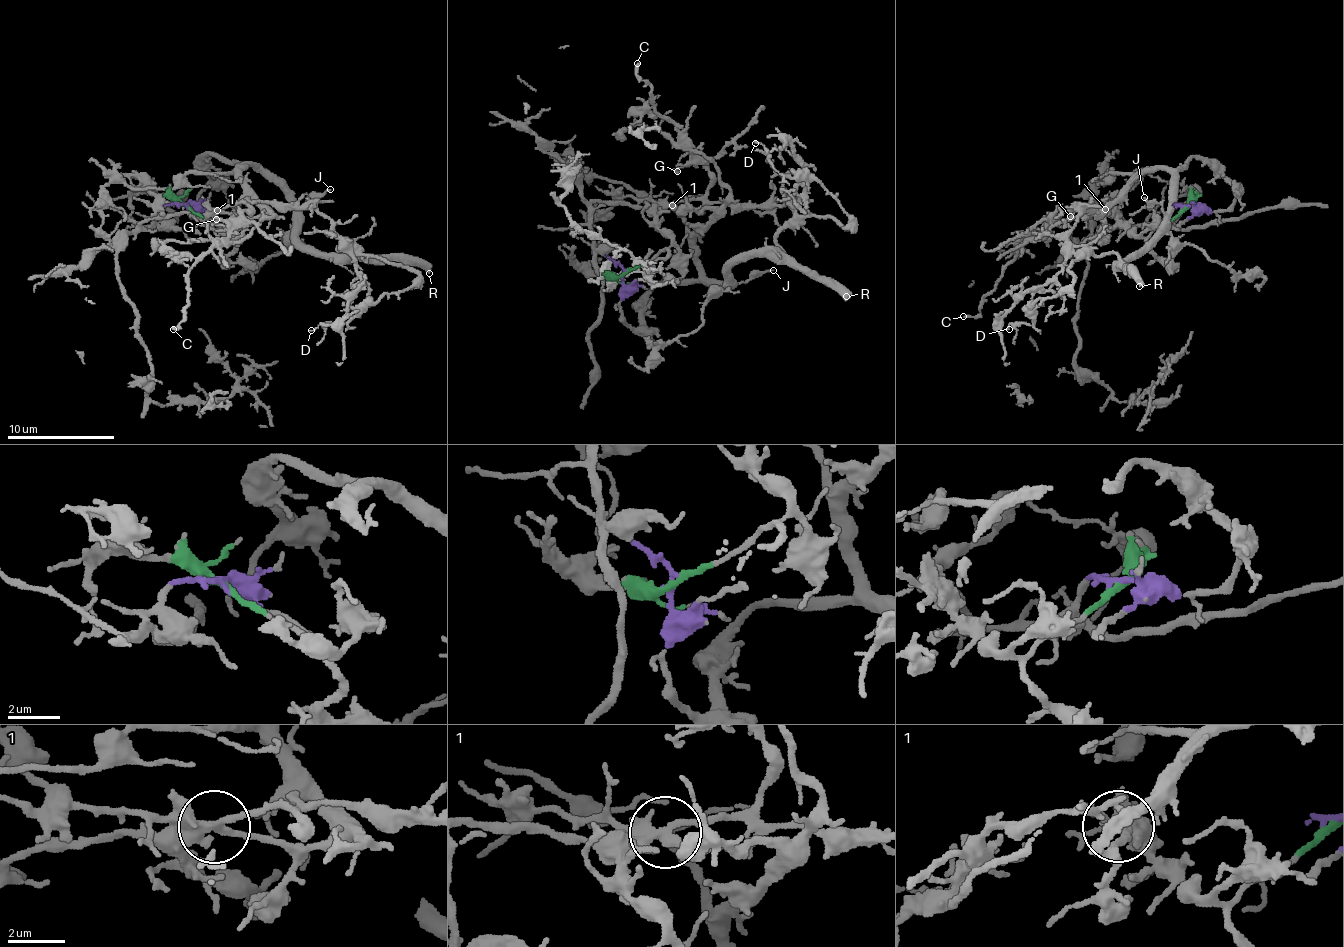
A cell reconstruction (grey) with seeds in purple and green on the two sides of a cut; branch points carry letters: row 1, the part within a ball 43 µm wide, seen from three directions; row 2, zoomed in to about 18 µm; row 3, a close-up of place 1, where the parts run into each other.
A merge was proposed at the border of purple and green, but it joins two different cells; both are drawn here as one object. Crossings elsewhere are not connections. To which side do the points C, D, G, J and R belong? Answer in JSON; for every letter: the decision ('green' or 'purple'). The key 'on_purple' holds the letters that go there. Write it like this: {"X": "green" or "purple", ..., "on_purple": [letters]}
{"C": "green", "D": "purple", "G": "green", "J": "purple", "R": "purple", "on_purple": ["D", "J", "R"]}

